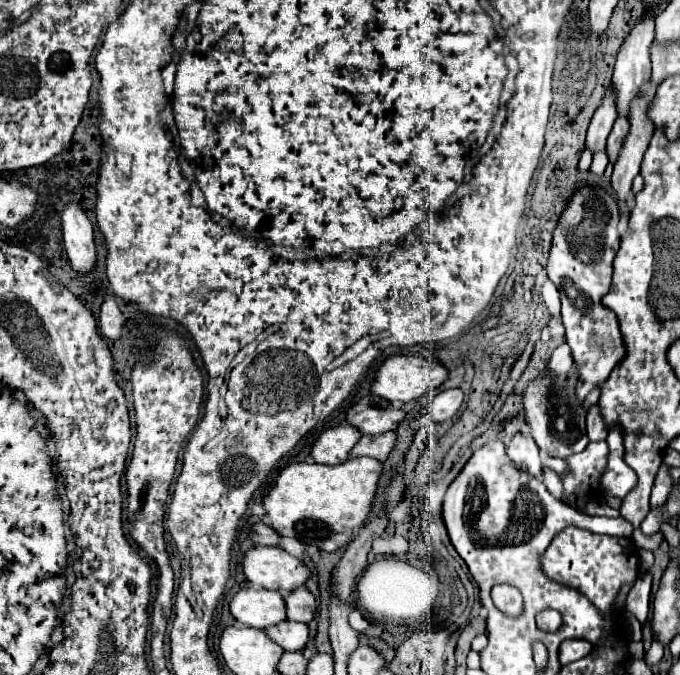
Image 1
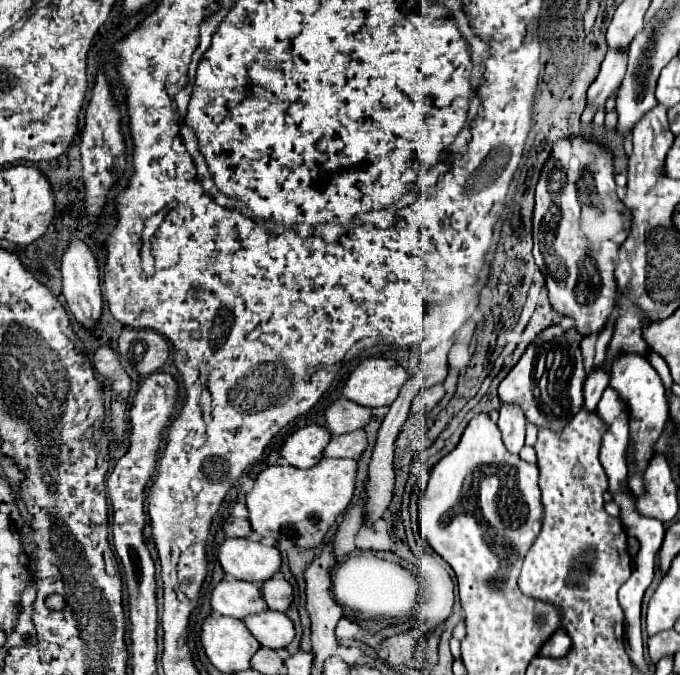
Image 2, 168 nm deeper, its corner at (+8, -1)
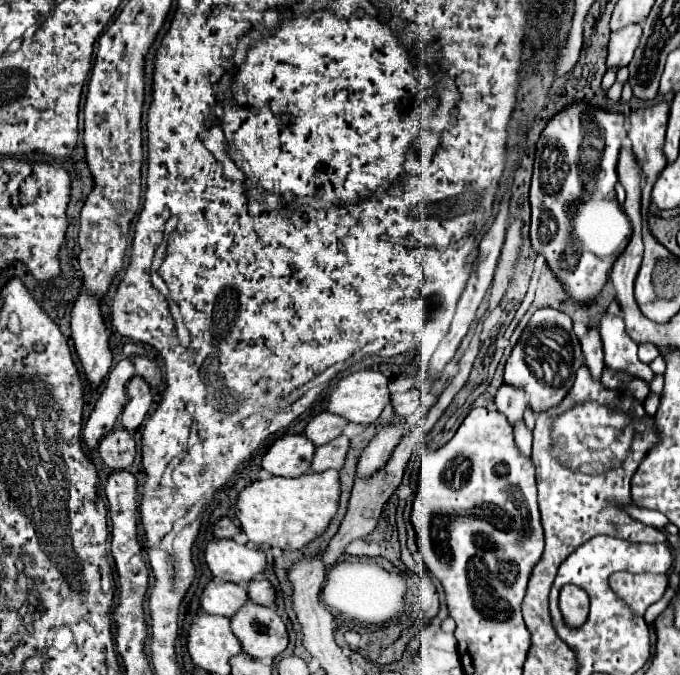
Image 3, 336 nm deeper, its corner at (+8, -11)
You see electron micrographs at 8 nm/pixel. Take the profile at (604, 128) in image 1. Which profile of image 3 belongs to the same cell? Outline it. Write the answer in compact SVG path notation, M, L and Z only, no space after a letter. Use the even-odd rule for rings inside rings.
M630 23L610 35L610 47L608 47L608 67L624 67L630 63L638 43L642 37L642 23Z

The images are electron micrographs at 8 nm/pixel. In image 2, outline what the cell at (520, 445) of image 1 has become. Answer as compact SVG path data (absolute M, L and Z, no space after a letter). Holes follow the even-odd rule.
M502 405L500 409L500 421L498 427L502 431L502 441L510 453L520 453L524 447L524 435L526 435L526 417L518 407Z

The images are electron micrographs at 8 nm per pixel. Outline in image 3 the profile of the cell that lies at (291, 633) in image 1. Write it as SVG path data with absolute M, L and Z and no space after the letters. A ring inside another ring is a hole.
M248 601L230 617L230 629L244 653L256 659L274 659L288 645L288 631L274 607Z

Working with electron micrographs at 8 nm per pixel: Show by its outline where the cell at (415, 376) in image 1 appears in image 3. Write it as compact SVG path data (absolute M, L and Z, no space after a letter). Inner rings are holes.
M356 371L338 381L326 409L350 423L370 425L388 403L388 379L378 371Z

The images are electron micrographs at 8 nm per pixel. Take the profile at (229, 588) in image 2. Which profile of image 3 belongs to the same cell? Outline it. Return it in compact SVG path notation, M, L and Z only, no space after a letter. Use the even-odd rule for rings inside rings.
M212 579L210 583L206 583L200 595L200 605L206 613L224 615L224 617L234 615L234 611L238 611L238 607L242 607L242 603L246 601L248 595L244 585L236 585L220 579Z

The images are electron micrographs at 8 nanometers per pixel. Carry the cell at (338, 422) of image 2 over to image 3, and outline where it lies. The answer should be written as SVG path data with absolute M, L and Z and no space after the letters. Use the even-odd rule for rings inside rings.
M324 411L308 421L304 435L318 447L322 443L328 443L330 439L336 439L344 425L346 425L344 419L338 419L338 415L330 415L328 411Z

